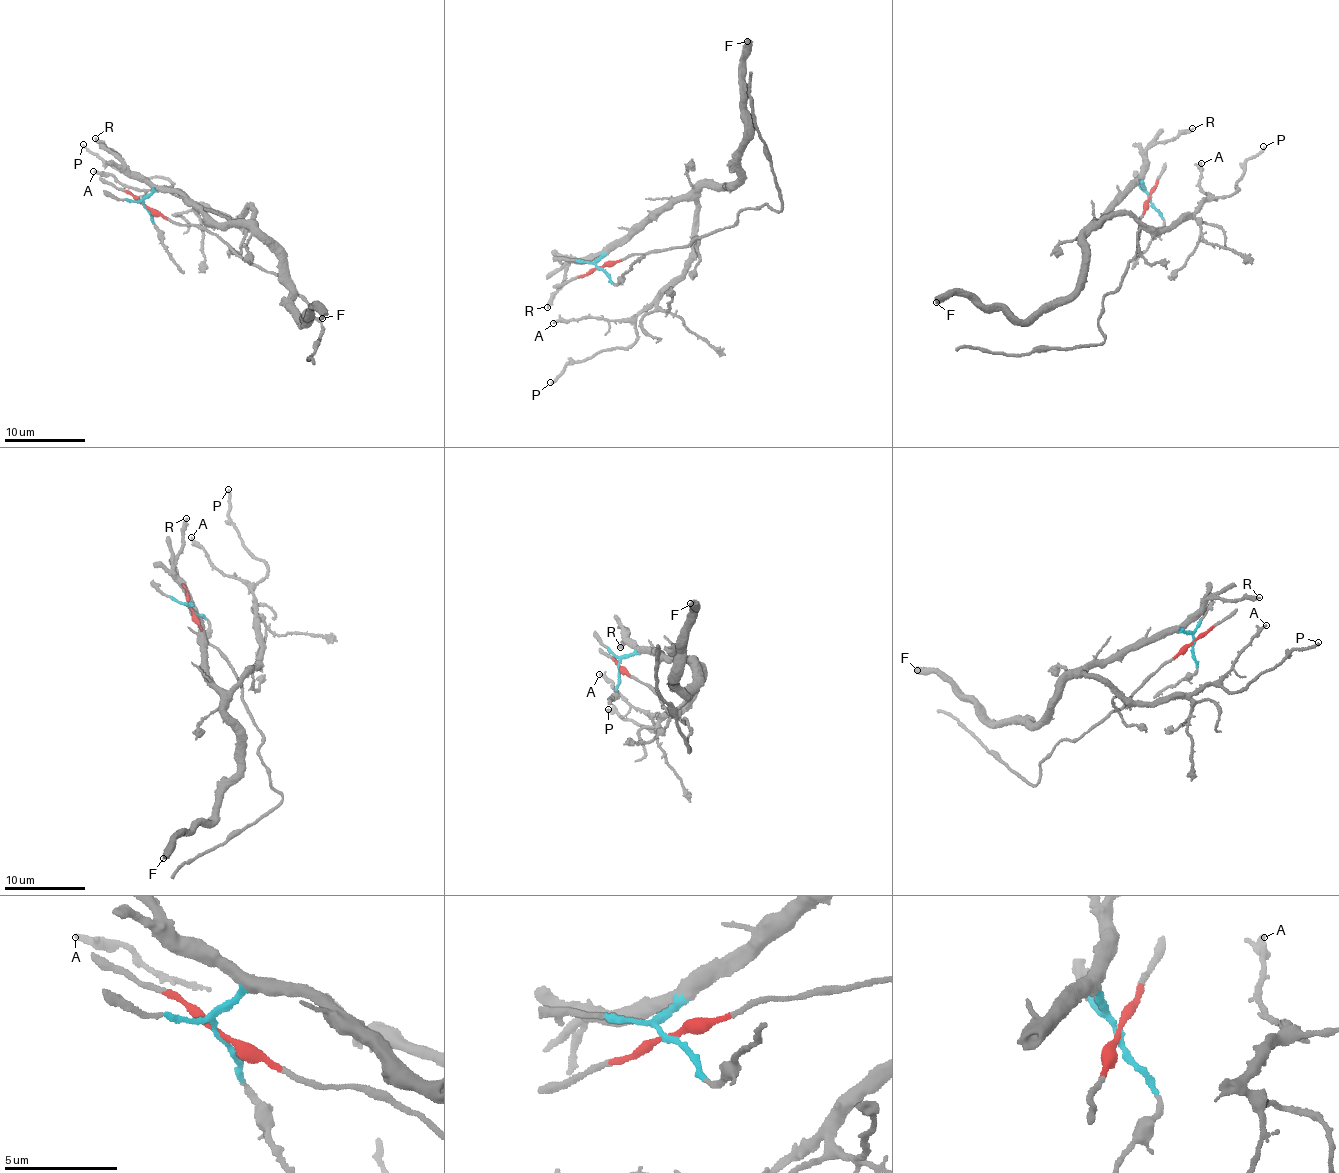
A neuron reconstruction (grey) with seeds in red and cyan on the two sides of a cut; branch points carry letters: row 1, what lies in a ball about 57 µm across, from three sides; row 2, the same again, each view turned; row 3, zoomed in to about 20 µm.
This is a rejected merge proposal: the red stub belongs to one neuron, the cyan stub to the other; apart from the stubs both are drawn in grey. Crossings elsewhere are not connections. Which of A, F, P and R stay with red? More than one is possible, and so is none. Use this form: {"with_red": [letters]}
{"with_red": []}

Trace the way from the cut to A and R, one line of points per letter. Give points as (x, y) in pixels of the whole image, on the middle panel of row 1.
A: (599, 267), (605, 253), (681, 200), (696, 202), (688, 268), (656, 300), (629, 318), (552, 322)
R: (599, 267), (595, 263), (601, 257), (574, 259), (564, 270), (562, 287), (555, 292), (546, 307)

